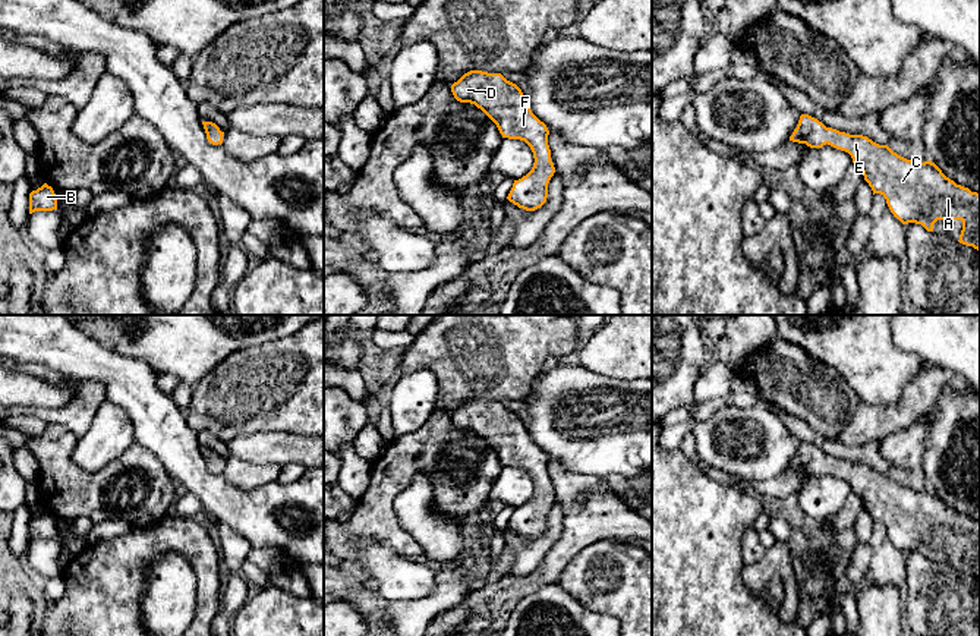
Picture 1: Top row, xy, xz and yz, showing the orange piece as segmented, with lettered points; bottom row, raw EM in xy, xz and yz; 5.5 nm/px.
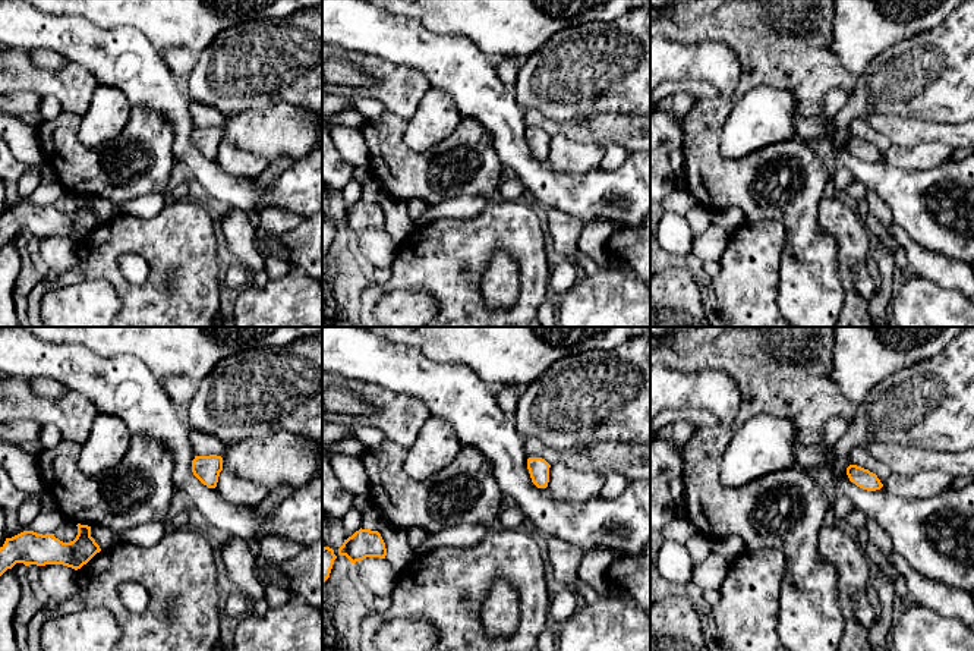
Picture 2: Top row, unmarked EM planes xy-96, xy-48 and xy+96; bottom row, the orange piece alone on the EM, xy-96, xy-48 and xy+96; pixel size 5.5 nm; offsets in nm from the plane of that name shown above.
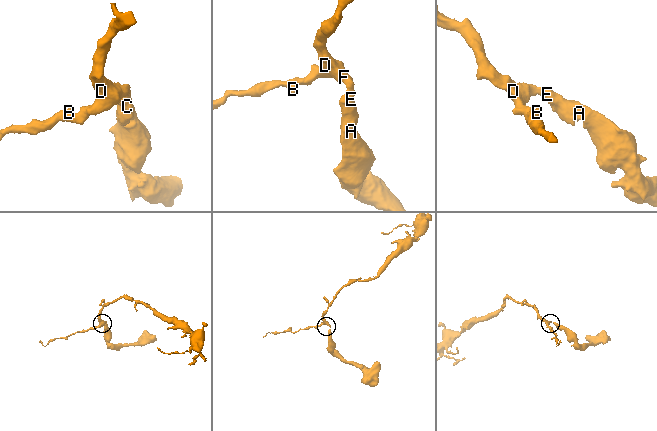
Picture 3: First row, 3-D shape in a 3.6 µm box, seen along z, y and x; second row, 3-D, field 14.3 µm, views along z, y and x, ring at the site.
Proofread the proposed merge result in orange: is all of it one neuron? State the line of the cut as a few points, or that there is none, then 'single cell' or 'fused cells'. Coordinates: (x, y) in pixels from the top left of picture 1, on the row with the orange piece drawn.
no cut; single cell

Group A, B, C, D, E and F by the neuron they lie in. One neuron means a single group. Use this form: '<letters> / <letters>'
A B C D E F

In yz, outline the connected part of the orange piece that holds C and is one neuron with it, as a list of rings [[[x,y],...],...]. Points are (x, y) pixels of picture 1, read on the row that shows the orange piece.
[[[809,114],[800,116],[790,141],[810,148],[828,144],[848,152],[873,195],[880,193],[902,224],[916,223],[933,232],[938,220],[961,220],[958,242],[980,252],[980,193],[957,185],[930,160],[913,163],[888,145],[826,127]]]

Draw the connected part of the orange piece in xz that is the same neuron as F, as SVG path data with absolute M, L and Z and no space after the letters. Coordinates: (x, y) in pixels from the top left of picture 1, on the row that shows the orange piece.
M470 70L451 85L454 98L480 108L502 138L524 141L533 152L532 170L514 180L507 196L526 211L541 208L548 198L548 183L555 173L548 145L549 130L530 110L521 89L501 73Z

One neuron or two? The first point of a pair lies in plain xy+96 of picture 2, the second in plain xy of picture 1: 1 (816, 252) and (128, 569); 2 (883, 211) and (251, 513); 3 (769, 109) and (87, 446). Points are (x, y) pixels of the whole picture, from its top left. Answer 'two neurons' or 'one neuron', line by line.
1: two neurons
2: two neurons
3: one neuron

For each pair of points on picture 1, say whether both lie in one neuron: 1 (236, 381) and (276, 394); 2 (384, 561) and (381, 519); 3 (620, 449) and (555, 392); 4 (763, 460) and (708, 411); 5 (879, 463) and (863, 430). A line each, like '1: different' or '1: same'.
1: same
2: different
3: same
4: different
5: different

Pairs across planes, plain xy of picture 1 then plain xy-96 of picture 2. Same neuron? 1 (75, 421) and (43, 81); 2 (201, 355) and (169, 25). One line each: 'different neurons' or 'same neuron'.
1: same neuron
2: same neuron

